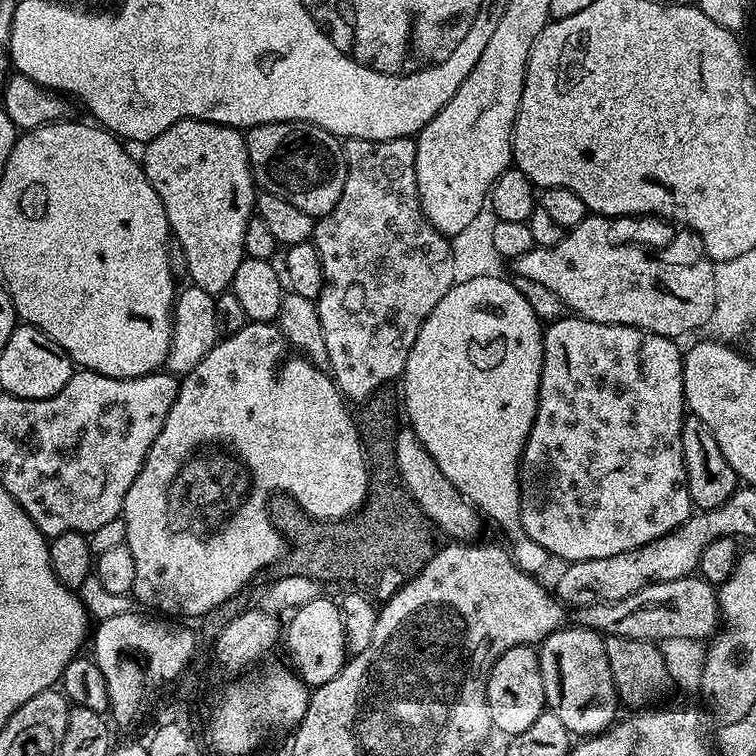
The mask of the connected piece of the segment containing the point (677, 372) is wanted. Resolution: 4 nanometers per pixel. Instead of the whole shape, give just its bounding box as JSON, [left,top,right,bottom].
[520,314,694,562]

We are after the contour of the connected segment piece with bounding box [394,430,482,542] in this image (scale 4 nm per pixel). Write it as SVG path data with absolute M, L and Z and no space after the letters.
M400 430L396 433L396 454L394 457L395 475L406 491L418 502L418 506L426 514L426 518L435 524L441 533L444 532L456 542L472 542L477 539L477 532L482 523L482 517L473 505L464 499L464 495L438 470L438 462L426 454L426 450L416 440L416 435L410 430Z

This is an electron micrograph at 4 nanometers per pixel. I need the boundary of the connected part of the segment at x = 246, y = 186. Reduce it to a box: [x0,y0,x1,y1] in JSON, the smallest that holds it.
[142,120,254,297]

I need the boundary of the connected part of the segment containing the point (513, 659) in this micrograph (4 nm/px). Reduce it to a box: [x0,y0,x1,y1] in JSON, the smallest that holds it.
[486,644,545,738]

